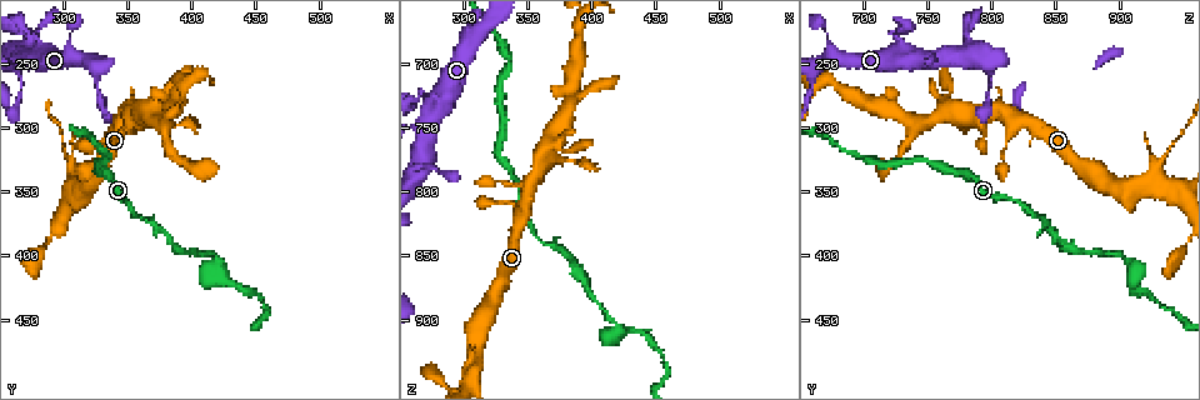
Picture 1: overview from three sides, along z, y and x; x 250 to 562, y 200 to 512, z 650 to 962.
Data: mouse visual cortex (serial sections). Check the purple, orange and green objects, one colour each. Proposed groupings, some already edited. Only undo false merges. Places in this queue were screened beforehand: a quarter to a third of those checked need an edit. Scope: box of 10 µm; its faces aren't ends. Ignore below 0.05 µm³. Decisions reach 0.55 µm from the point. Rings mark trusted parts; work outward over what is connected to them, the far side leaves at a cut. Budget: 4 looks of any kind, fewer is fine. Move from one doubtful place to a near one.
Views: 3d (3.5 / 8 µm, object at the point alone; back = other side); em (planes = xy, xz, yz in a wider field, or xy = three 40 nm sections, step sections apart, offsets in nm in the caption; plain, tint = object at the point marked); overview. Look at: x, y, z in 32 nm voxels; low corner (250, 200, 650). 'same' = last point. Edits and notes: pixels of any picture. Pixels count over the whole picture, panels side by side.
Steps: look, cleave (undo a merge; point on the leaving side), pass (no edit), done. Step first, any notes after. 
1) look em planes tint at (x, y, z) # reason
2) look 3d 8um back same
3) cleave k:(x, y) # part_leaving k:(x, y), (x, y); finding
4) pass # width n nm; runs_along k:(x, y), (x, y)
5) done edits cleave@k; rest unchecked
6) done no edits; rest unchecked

look 3d 3.5um at (422, 406, 908)

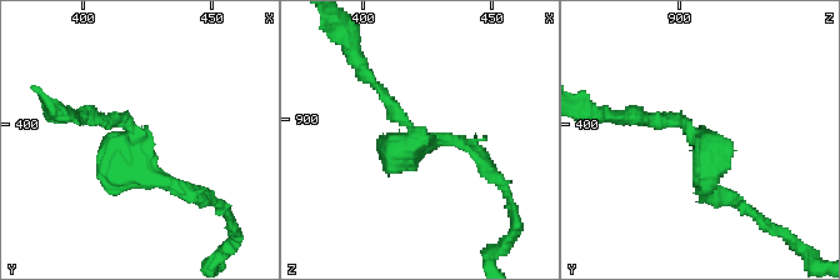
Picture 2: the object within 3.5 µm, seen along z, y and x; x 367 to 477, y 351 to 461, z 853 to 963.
look em xy step 1 tint at (421, 404, 907) # need the tissue

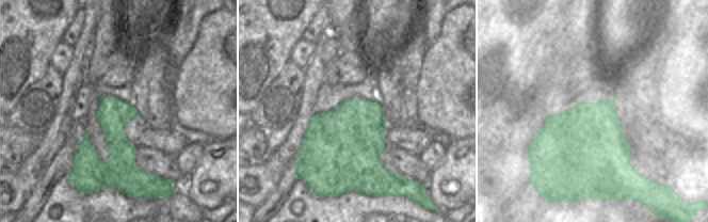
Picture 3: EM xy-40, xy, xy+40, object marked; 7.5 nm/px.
pass # runs_along 2:(85, 114), (185, 190); one cell here

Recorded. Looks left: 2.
look 3d 3.5um at (300, 322, 936) # calibre changes

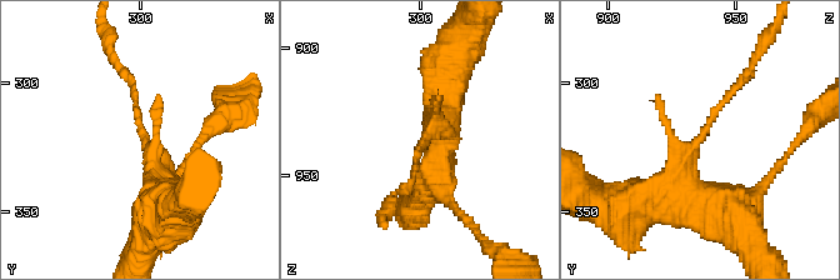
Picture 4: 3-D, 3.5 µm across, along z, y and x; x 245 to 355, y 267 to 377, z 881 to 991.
look em xy step 3 tint at (302, 321, 936) # now the EM

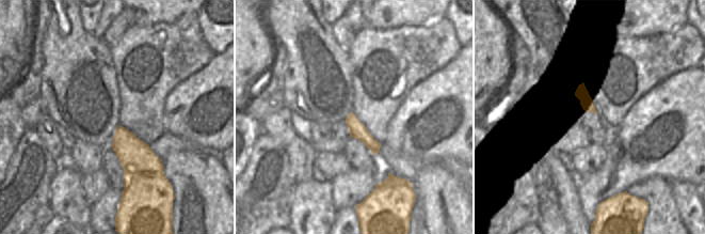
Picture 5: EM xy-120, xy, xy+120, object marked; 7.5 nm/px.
cleave 4:(155, 113) # width 120 nm; part_leaving 4:(151, 151), (133, 83), (114, 60); a second cell is stuck on

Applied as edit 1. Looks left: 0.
done edits cleave@4; rest unchecked

